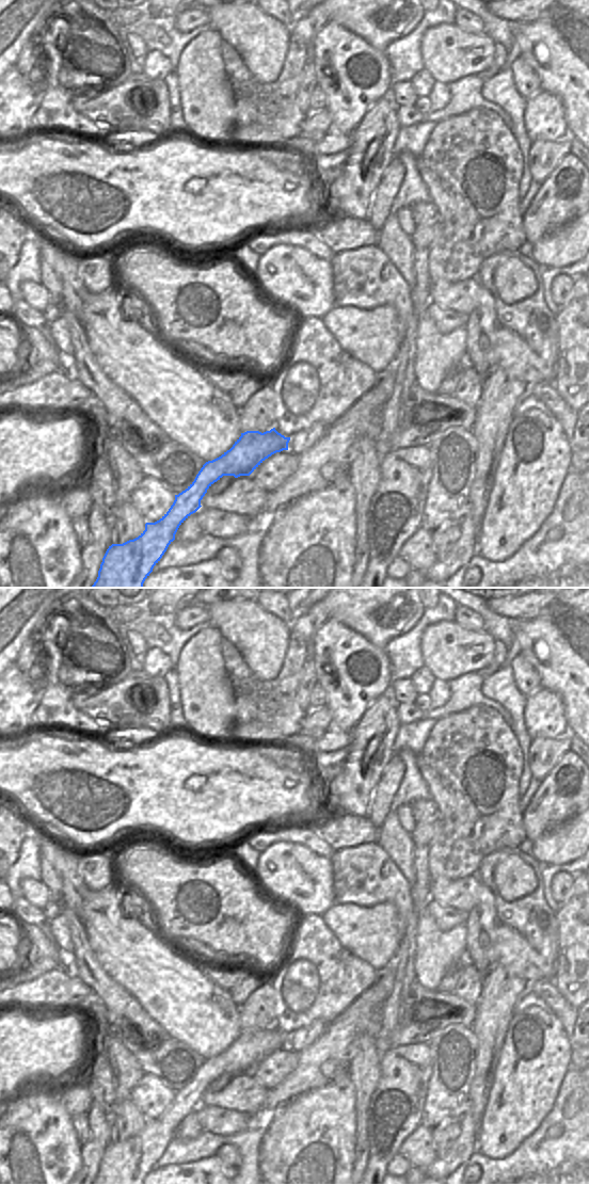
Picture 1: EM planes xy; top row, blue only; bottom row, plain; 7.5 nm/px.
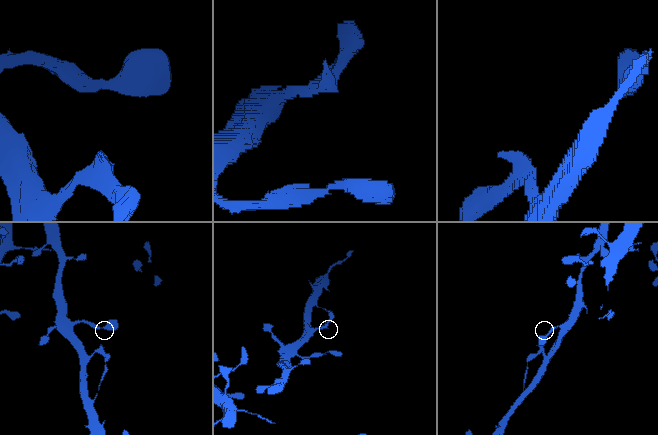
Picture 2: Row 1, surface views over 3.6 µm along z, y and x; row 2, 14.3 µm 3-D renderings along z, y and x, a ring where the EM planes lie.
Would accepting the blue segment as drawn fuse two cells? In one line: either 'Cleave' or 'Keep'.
Keep.

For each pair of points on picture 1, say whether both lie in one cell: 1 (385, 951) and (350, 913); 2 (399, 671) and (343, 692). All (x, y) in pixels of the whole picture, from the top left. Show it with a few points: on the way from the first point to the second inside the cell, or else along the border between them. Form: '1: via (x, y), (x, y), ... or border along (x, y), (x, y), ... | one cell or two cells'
1: via (376, 942), (356, 923) | one cell
2: border along (383, 651), (387, 656), (393, 679) | two cells

